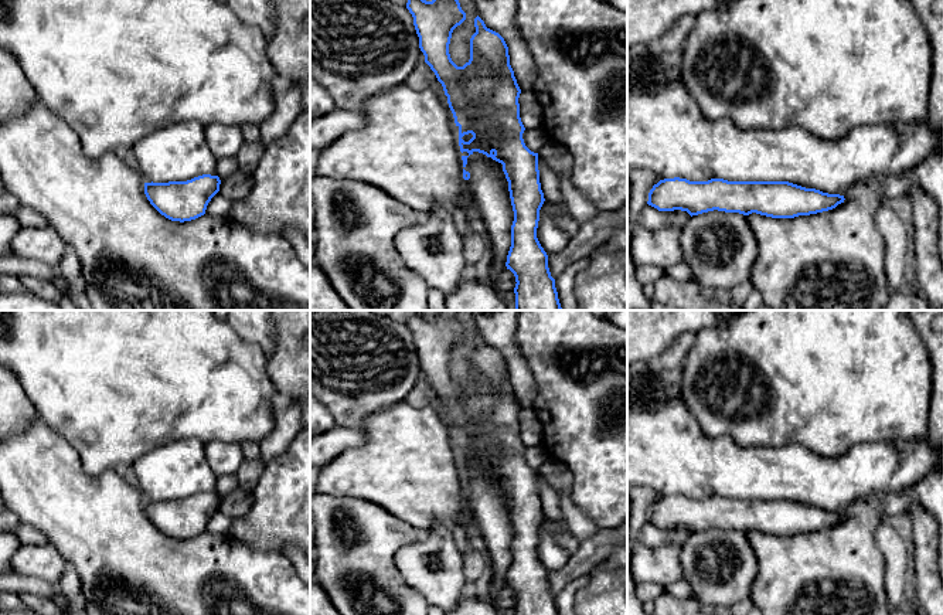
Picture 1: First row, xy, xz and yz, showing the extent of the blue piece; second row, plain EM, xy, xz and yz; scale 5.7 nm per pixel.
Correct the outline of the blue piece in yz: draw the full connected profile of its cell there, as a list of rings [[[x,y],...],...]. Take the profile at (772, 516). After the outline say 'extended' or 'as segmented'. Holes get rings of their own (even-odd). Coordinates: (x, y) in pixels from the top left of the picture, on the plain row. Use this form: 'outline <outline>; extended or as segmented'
outline [[[711,496],[660,497],[648,510],[647,521],[658,529],[687,529],[691,534],[708,529],[752,530],[772,536],[794,536],[835,526],[844,513],[806,506],[789,499],[728,499]]]; as segmented

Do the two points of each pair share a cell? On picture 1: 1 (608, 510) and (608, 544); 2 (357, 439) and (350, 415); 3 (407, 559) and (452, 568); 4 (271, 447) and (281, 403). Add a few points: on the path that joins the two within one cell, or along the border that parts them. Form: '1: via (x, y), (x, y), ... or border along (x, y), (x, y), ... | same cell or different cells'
1: border along (602, 527), (612, 529) | different cells
2: border along (360, 422), (354, 425), (336, 425) | different cells
3: via (418, 563), (429, 574), (441, 573) | same cell
4: border along (292, 404), (278, 413) | different cells

